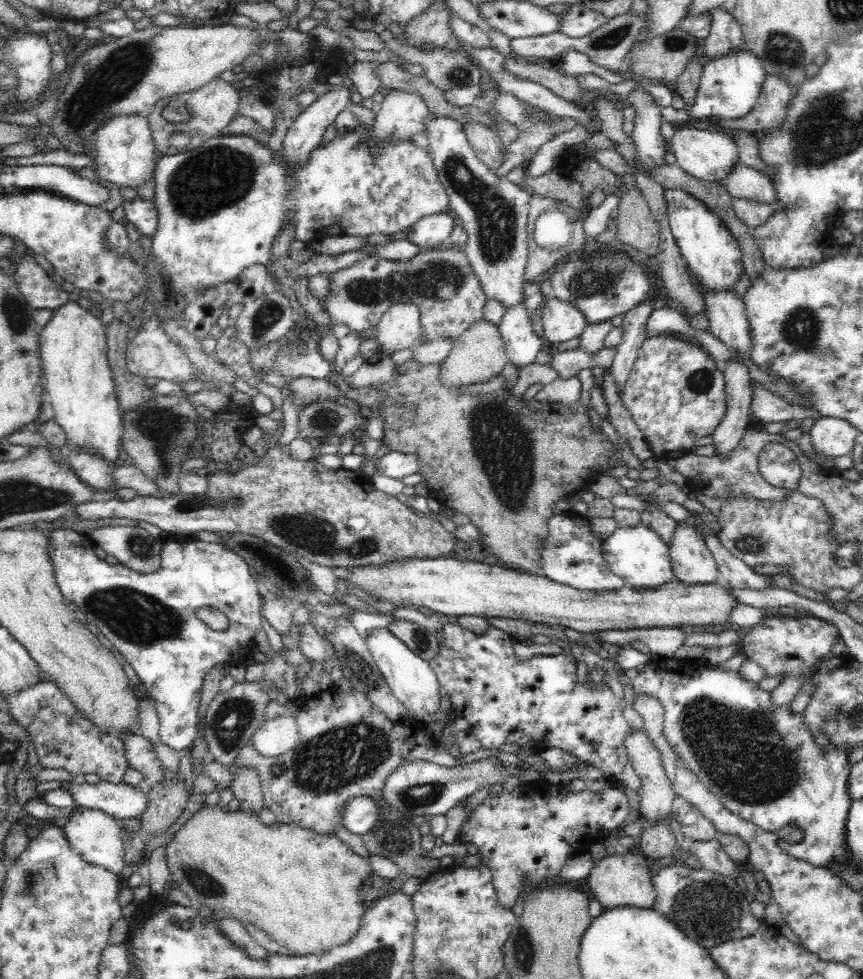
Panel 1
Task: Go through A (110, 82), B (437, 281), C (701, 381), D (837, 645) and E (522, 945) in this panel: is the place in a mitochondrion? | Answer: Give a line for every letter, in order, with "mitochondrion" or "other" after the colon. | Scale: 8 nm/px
A: mitochondrion
B: mitochondrion
C: mitochondrion
D: other
E: mitochondrion

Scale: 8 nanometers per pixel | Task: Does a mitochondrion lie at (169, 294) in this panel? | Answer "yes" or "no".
no

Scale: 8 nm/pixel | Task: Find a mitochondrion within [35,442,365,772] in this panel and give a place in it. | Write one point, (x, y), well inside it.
(137, 618)

